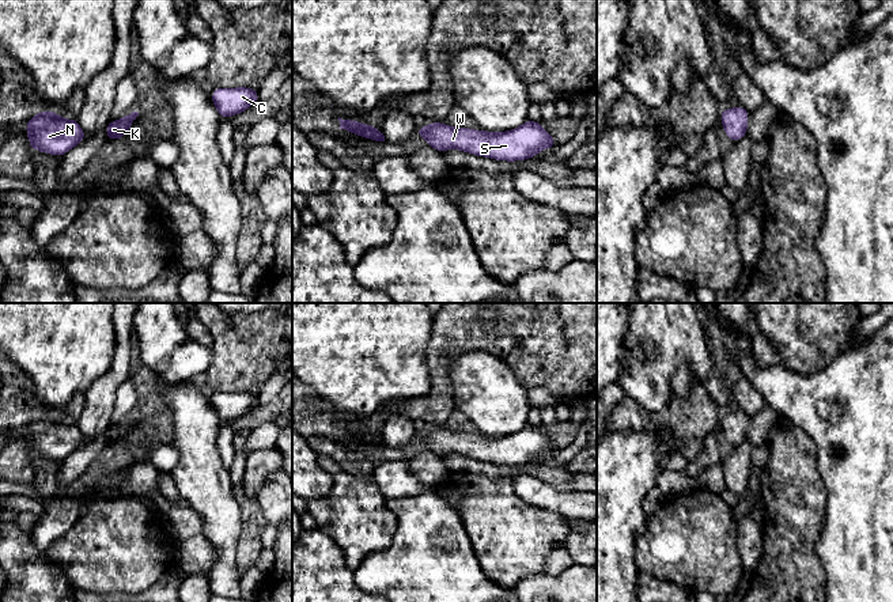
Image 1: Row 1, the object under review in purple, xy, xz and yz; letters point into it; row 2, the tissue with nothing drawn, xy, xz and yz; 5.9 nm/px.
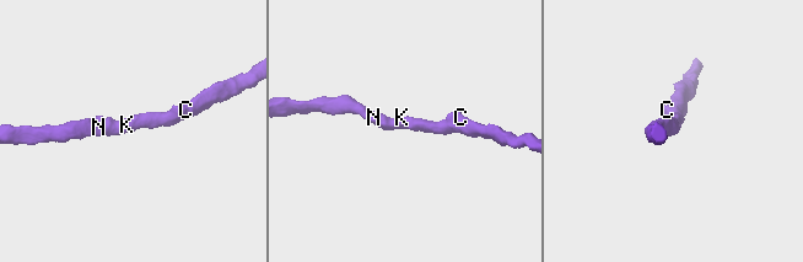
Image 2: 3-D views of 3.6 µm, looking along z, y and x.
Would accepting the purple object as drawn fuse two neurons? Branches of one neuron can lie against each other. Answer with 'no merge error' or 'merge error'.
no merge error

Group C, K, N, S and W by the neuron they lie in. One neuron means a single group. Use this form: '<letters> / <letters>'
C K N S W

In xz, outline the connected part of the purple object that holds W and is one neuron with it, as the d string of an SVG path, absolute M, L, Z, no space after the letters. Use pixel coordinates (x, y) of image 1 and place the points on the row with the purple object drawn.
M530 120L515 129L499 133L431 122L423 128L416 128L416 135L424 137L428 145L439 152L459 149L506 162L527 160L545 148L557 145L540 121Z

